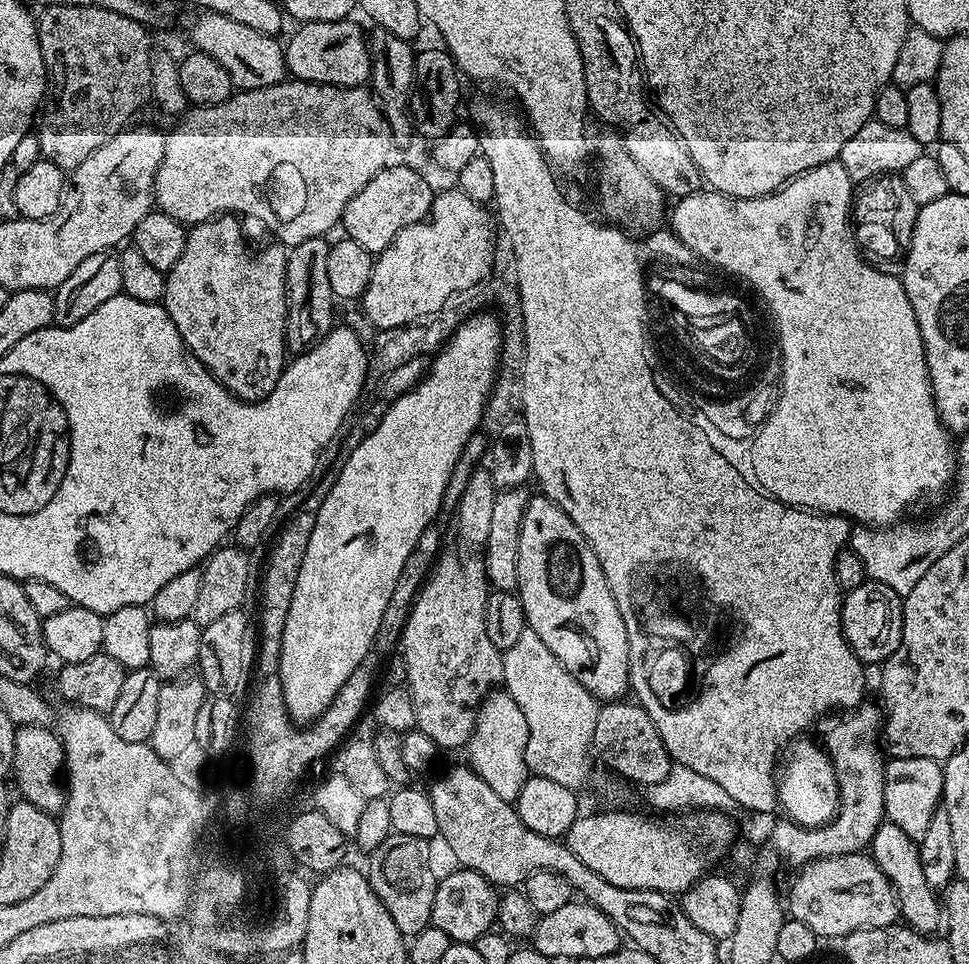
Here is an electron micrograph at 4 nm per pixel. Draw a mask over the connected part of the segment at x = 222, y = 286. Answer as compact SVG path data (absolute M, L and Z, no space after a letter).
M225 214L195 225L188 232L182 258L165 275L163 305L182 342L210 370L210 374L232 396L255 402L265 400L278 386L286 367L286 262L289 249L272 242L256 257L246 252L244 228L235 215Z

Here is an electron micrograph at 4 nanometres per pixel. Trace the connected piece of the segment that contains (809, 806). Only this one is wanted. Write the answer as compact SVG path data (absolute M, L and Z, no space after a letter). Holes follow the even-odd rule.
M798 738L789 745L780 775L777 781L777 803L793 823L805 828L816 828L836 816L840 808L836 771L827 751L814 744L808 738ZM788 756L788 758L787 758Z

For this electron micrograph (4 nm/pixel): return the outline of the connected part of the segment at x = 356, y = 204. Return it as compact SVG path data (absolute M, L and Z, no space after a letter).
M389 163L387 168L374 174L374 178L370 178L370 182L366 182L366 186L362 186L362 190L354 194L354 198L350 198L344 211L343 235L358 242L362 250L373 254L384 252L386 246L394 242L398 233L406 230L406 226L414 226L419 222L432 205L434 188L431 188L414 169L396 163Z

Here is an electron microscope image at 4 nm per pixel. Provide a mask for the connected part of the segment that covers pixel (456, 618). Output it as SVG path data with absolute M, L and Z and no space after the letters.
M441 555L437 559L432 571L428 573L428 579L420 585L420 591L416 593L416 599L412 602L412 609L408 611L408 617L402 621L404 633L400 636L398 652L406 662L406 678L408 679L406 687L408 693L414 698L416 728L422 734L426 734L426 738L434 741L437 749L440 750L444 750L444 748L463 749L467 745L468 739L472 736L472 731L476 725L476 715L480 713L480 703L504 679L504 653L496 649L494 642L490 642L490 634L486 634L486 602L488 601L489 591L490 585L488 583L488 575L484 572L483 559L476 558L476 560L468 560L463 564L456 556Z

